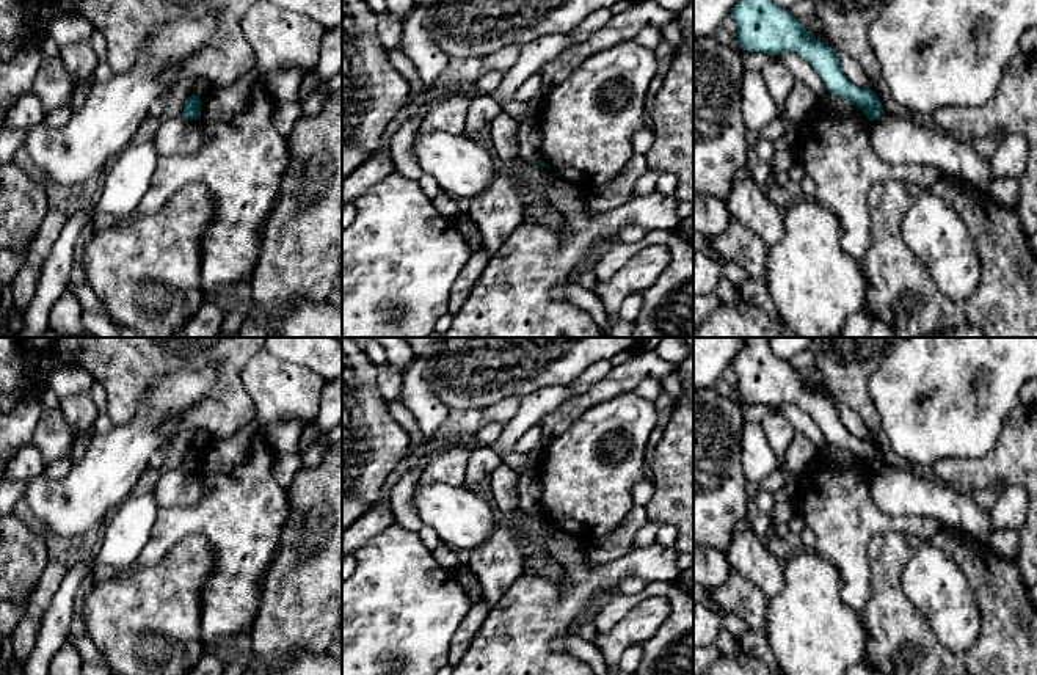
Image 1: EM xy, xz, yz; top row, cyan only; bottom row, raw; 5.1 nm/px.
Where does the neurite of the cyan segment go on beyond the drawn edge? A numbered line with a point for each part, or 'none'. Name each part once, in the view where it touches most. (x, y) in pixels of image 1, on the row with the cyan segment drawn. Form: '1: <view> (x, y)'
none

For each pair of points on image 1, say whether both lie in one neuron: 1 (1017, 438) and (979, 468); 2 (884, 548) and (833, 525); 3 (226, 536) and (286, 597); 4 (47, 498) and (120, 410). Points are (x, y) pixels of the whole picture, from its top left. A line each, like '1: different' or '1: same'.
1: same
2: different
3: different
4: different

